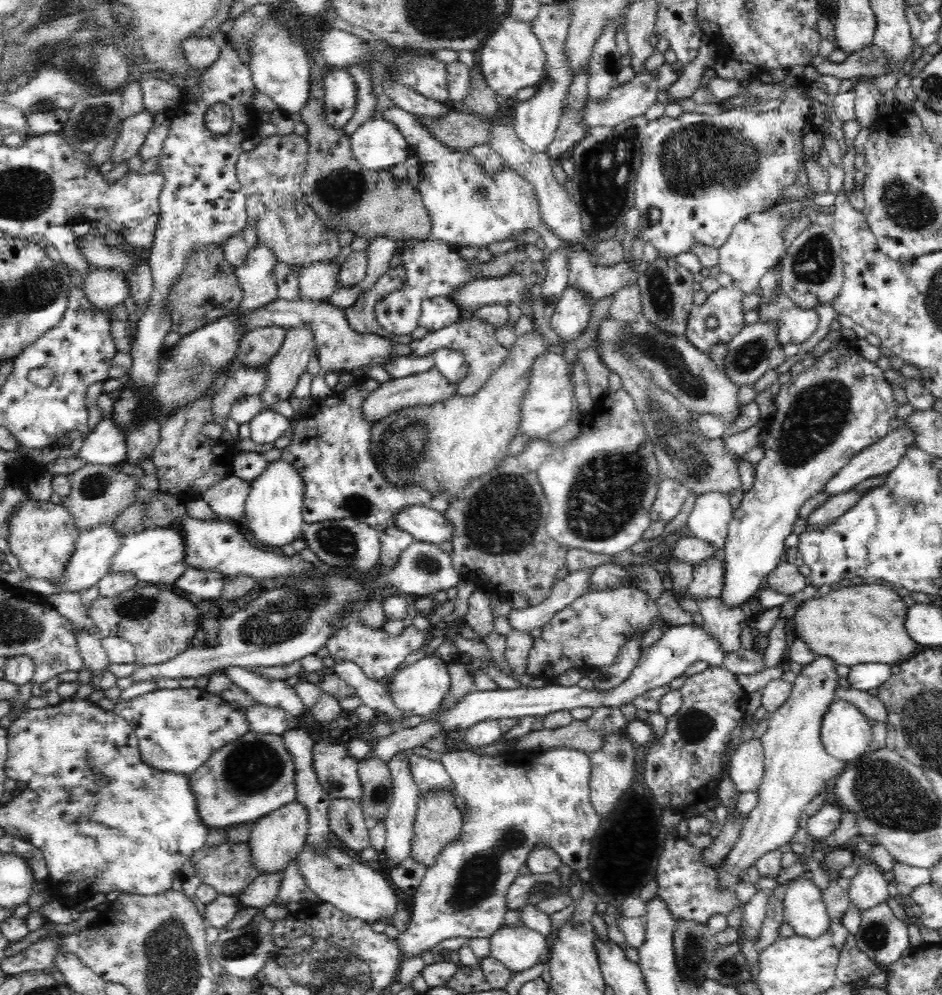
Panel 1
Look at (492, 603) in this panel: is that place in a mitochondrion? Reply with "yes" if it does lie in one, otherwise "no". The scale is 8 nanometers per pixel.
no

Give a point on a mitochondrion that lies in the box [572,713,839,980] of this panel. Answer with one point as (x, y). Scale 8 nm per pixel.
(691, 946)

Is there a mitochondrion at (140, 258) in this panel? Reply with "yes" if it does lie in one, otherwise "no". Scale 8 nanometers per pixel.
no

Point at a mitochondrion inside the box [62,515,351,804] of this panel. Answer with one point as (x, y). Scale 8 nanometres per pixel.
(280, 621)

